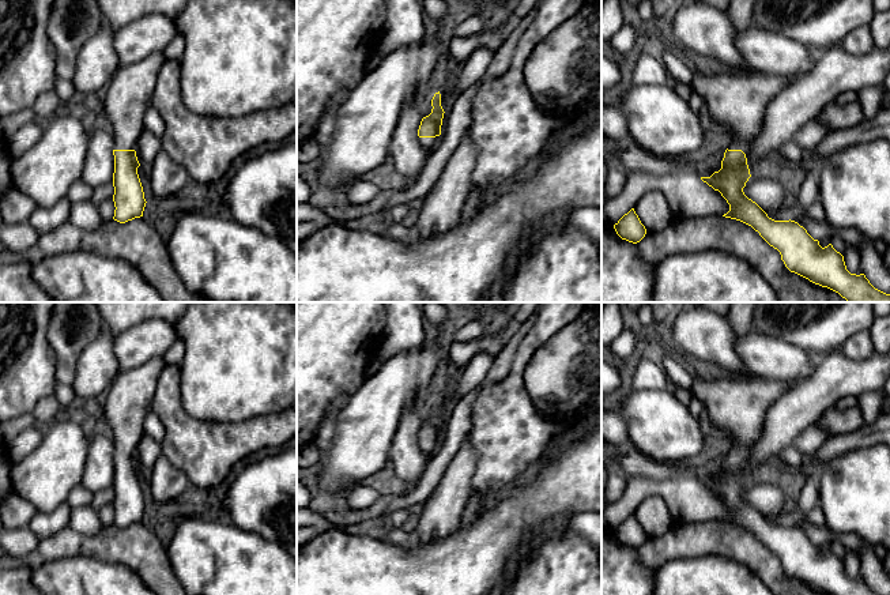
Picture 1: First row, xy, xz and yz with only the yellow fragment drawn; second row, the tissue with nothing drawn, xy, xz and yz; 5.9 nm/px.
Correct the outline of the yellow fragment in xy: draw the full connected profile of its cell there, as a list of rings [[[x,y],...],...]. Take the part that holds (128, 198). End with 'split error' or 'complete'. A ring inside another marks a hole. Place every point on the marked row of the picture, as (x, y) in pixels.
[[[155,52],[136,63],[120,65],[98,97],[98,106],[113,128],[113,219],[120,223],[143,216],[147,203],[137,174],[136,144],[144,131],[144,114],[151,108],[156,76],[165,60],[161,52]]]; split error

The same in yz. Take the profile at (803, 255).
[[[712,65],[693,74],[690,83],[705,99],[713,121],[732,131],[721,169],[701,180],[719,191],[729,204],[729,211],[723,216],[740,221],[758,231],[780,252],[791,272],[838,293],[848,302],[890,302],[890,294],[875,289],[864,274],[851,274],[844,256],[831,244],[822,248],[797,222],[769,218],[743,192],[751,177],[746,158],[750,143],[763,127],[766,108],[791,82],[791,78],[782,75]]]; split error

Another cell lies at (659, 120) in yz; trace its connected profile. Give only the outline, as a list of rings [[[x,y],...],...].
[[[634,84],[618,108],[627,120],[630,139],[652,155],[680,157],[706,142],[699,113],[667,84]]]

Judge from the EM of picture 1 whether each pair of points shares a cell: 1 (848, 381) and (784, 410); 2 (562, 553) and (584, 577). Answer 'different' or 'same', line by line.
1: same
2: same

